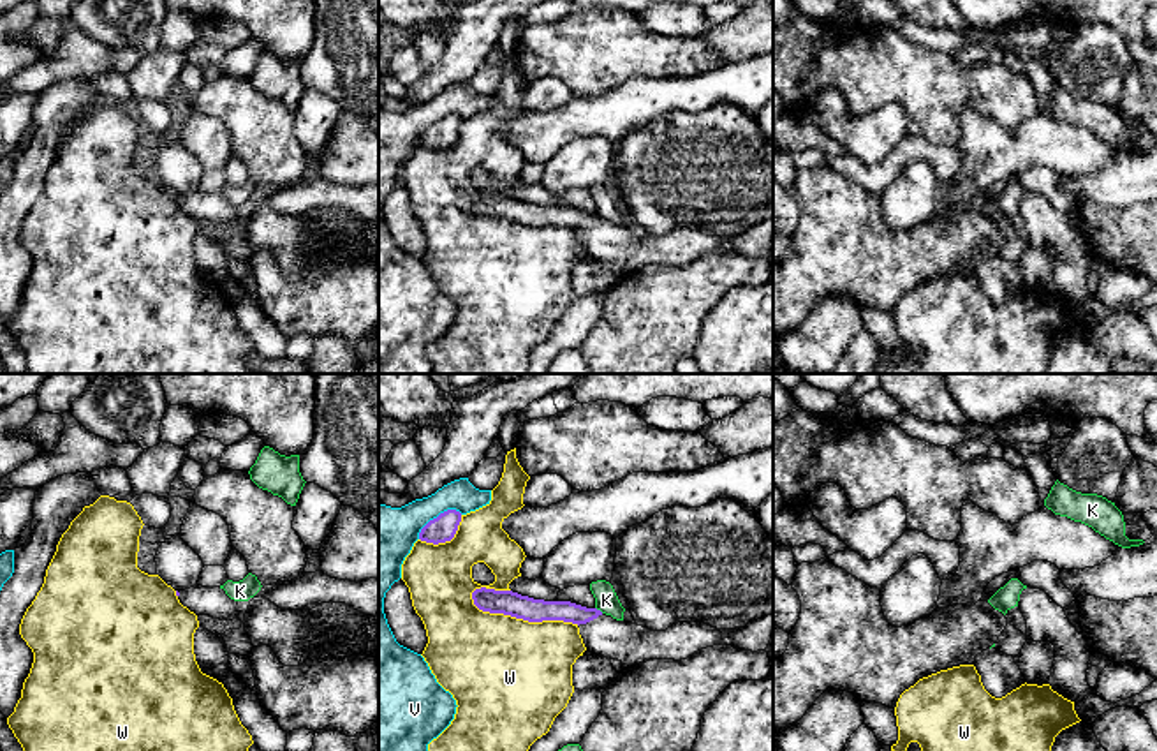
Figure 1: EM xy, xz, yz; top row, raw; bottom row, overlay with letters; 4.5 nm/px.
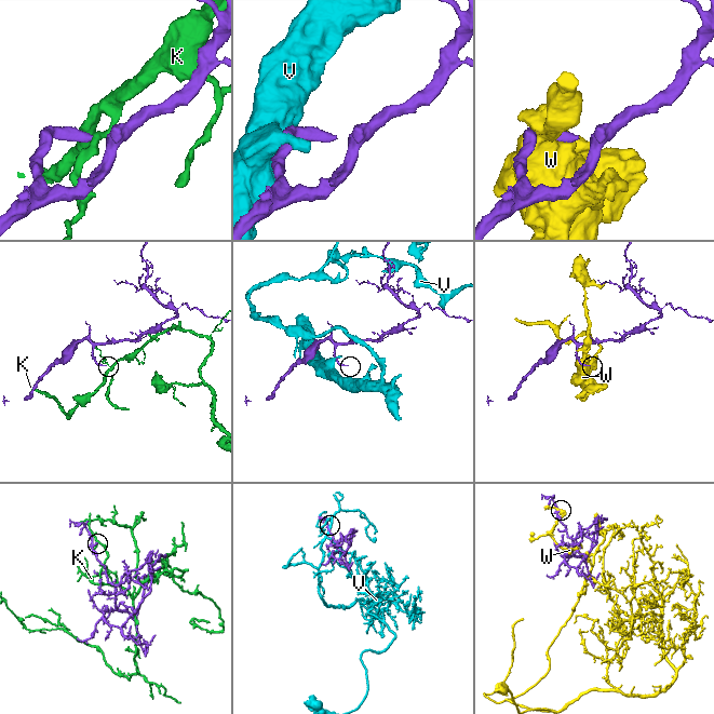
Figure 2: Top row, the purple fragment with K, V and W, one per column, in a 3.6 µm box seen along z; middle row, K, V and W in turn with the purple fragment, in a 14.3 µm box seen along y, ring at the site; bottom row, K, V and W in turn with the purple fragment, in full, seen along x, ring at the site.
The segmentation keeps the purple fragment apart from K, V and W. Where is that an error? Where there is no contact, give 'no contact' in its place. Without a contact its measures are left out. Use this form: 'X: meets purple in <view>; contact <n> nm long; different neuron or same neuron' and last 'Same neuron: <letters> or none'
K: meets purple in xz; contact 50 nm long; different neuron
V: meets purple in xz; contact 240 nm long; different neuron
W: meets purple in xz; contact 500 nm long; different neuron
Same neuron: none

